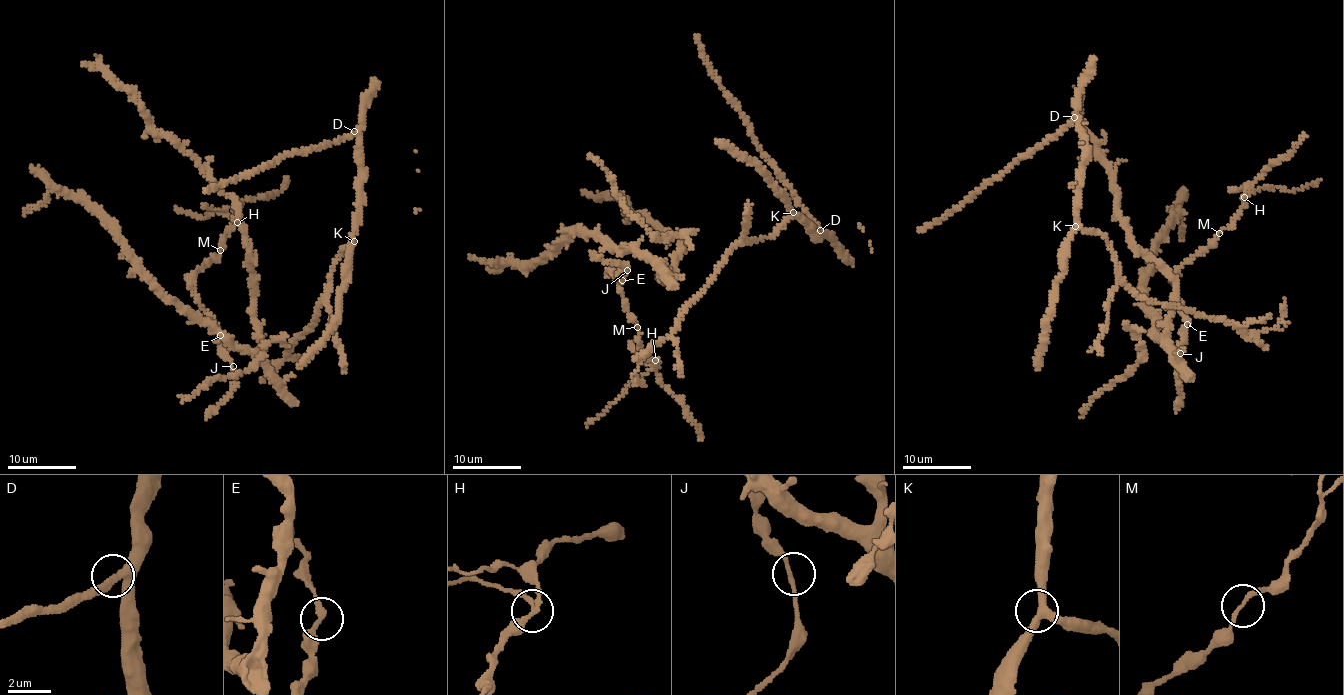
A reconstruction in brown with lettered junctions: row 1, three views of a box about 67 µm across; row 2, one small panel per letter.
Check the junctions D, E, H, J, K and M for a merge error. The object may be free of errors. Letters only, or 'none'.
H

